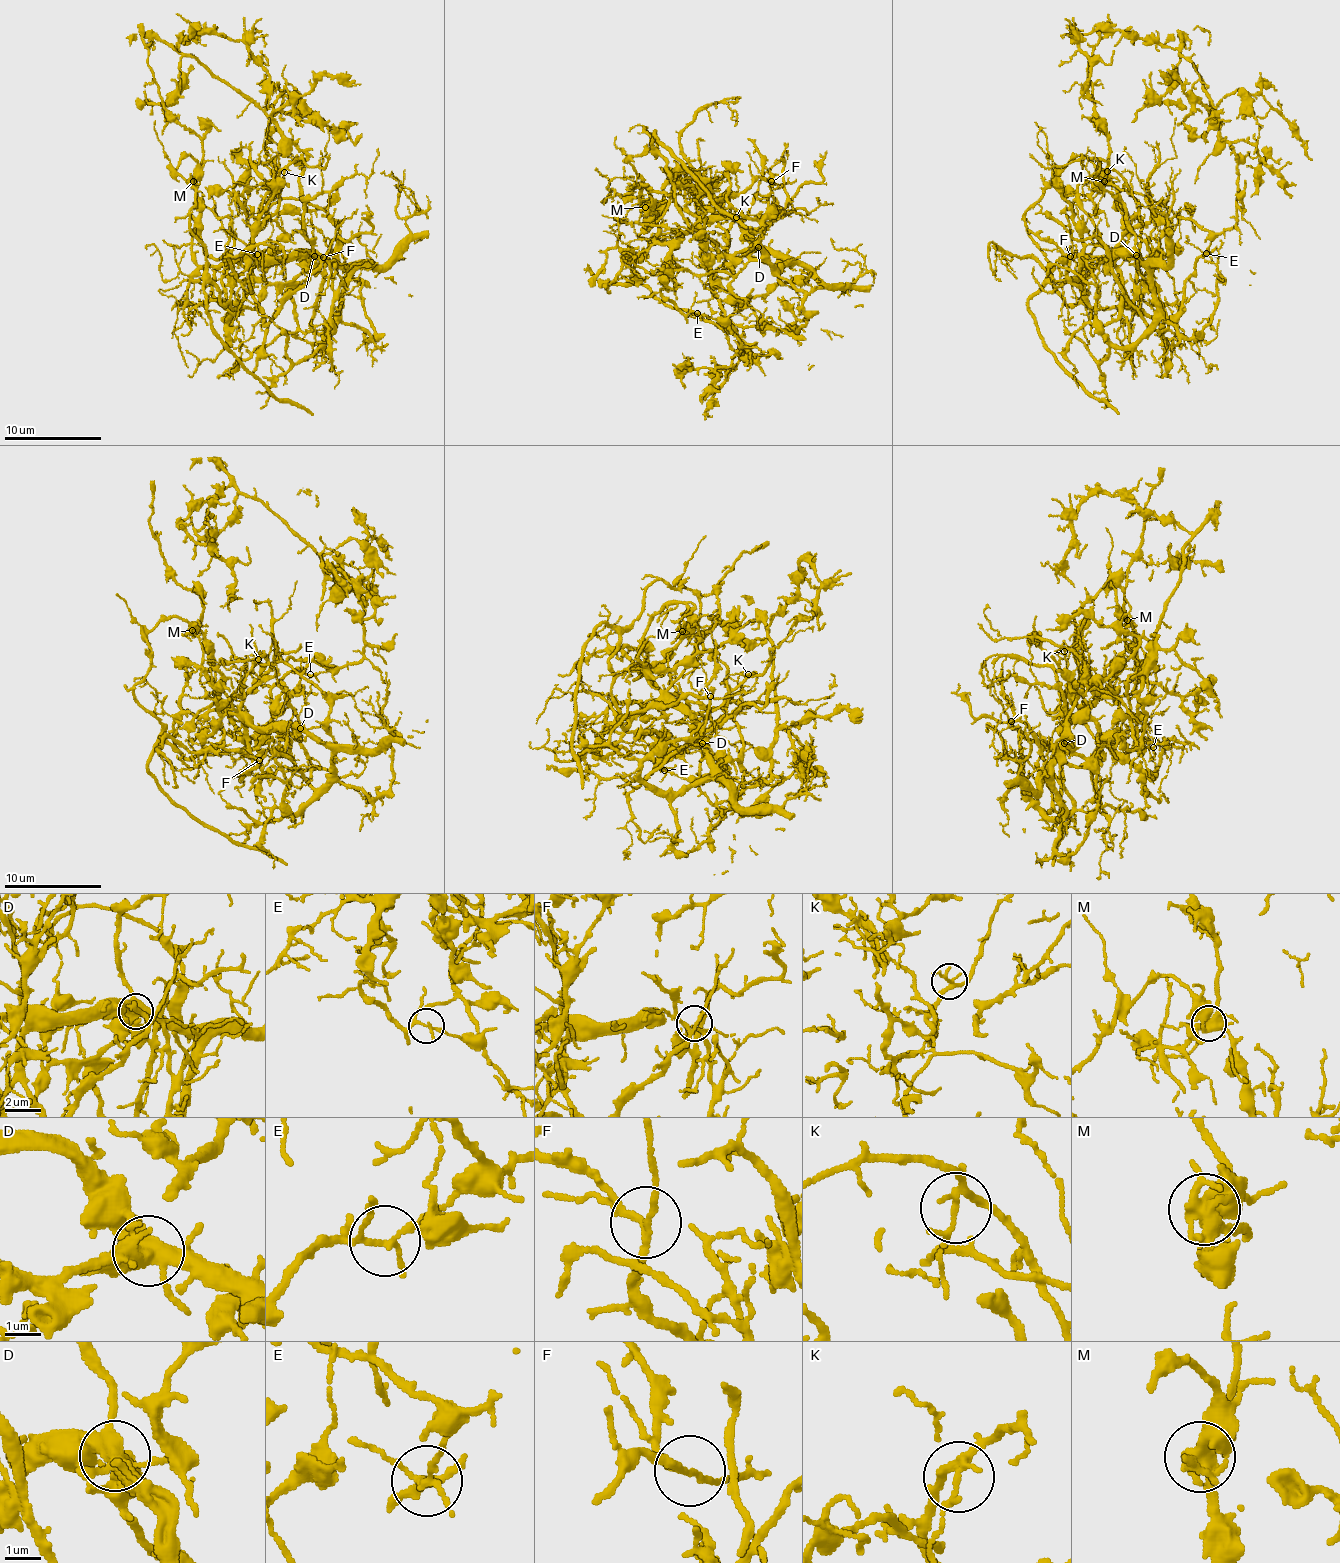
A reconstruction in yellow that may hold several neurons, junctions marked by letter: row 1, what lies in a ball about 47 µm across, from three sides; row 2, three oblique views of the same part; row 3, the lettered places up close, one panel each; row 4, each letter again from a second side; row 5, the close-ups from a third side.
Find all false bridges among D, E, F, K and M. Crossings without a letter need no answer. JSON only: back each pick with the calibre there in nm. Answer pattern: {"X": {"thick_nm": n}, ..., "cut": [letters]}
{"D": {"thick_nm": 550}, "E": {"thick_nm": 160}, "M": {"thick_nm": 500}, "cut": ["D", "E", "M"]}

